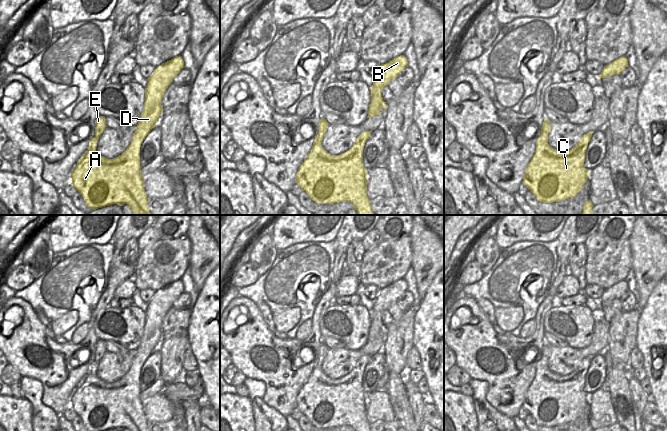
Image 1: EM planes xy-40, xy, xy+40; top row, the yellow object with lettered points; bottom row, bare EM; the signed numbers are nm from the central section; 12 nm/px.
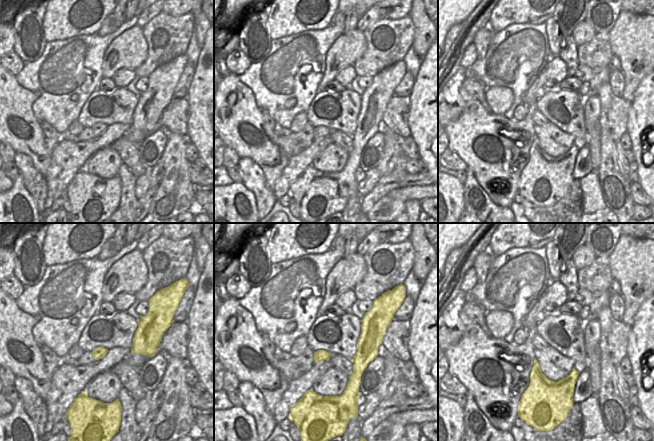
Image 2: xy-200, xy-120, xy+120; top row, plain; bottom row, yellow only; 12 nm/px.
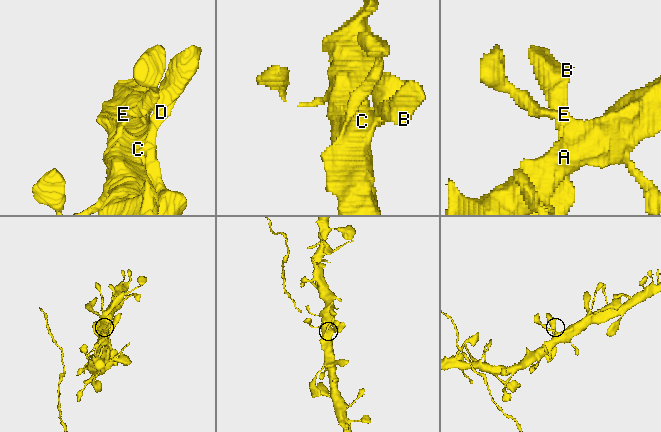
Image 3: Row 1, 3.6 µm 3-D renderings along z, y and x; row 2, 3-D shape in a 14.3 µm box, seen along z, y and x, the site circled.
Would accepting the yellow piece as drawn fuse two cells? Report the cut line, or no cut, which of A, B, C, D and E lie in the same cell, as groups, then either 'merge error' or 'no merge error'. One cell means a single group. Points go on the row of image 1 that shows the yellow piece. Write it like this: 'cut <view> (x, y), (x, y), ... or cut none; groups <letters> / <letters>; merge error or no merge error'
cut none; groups A B C D E; no merge error

